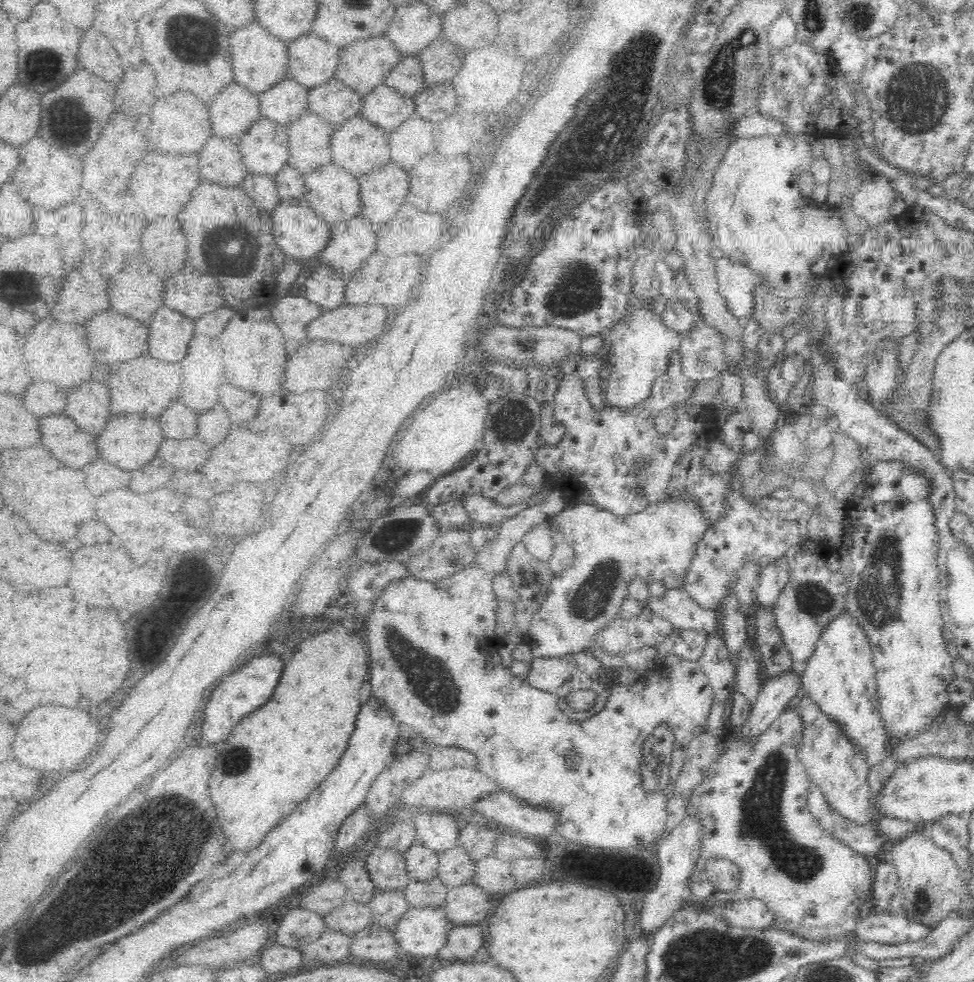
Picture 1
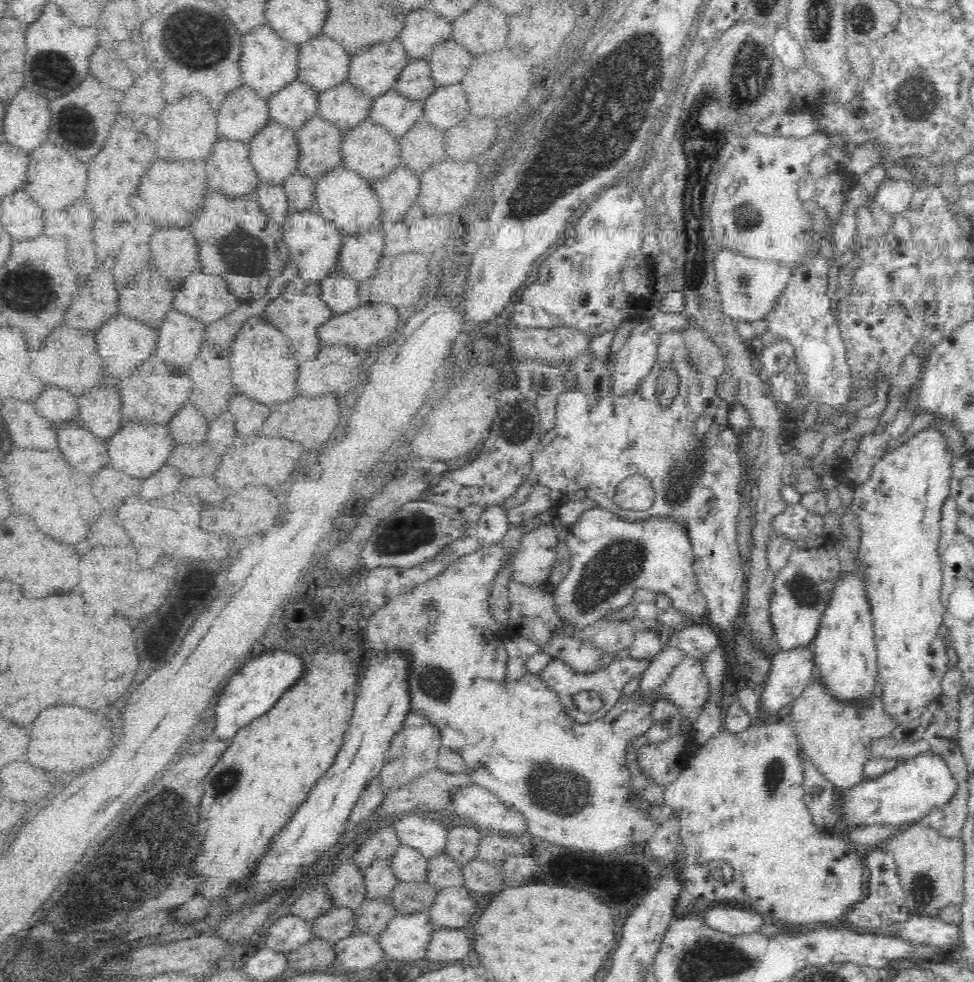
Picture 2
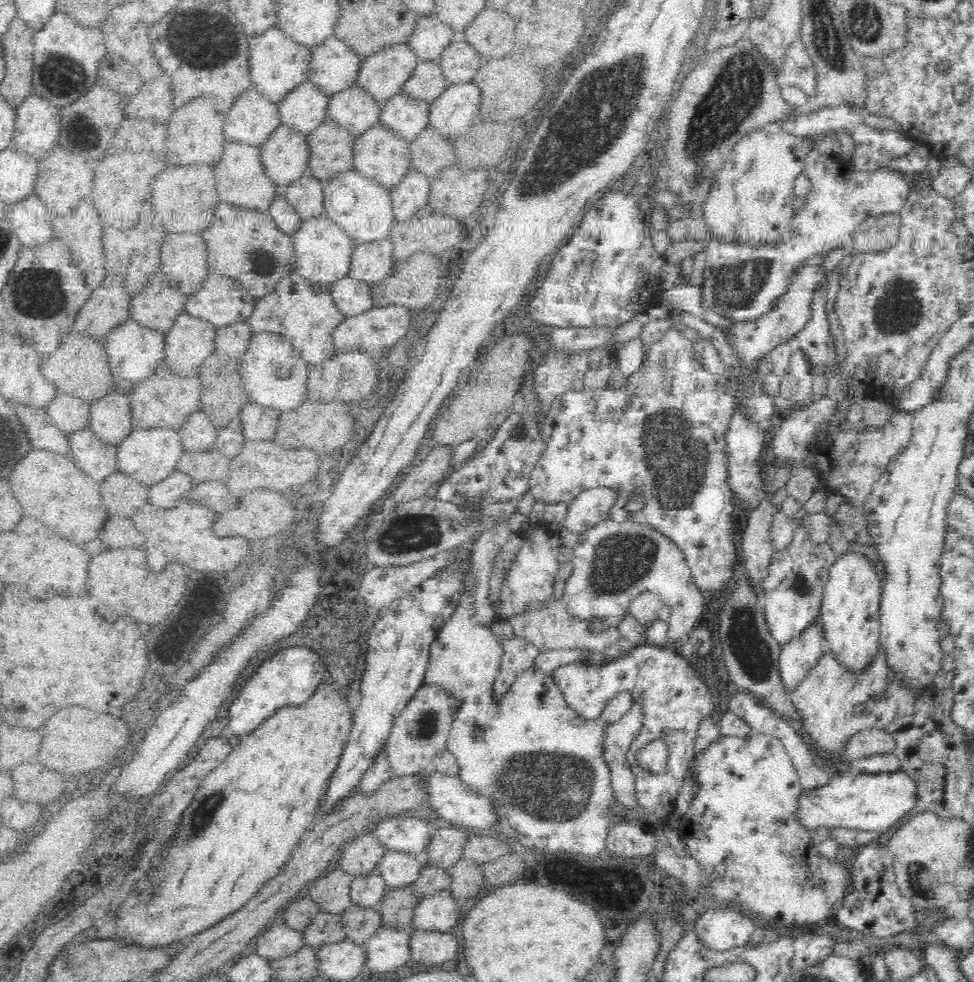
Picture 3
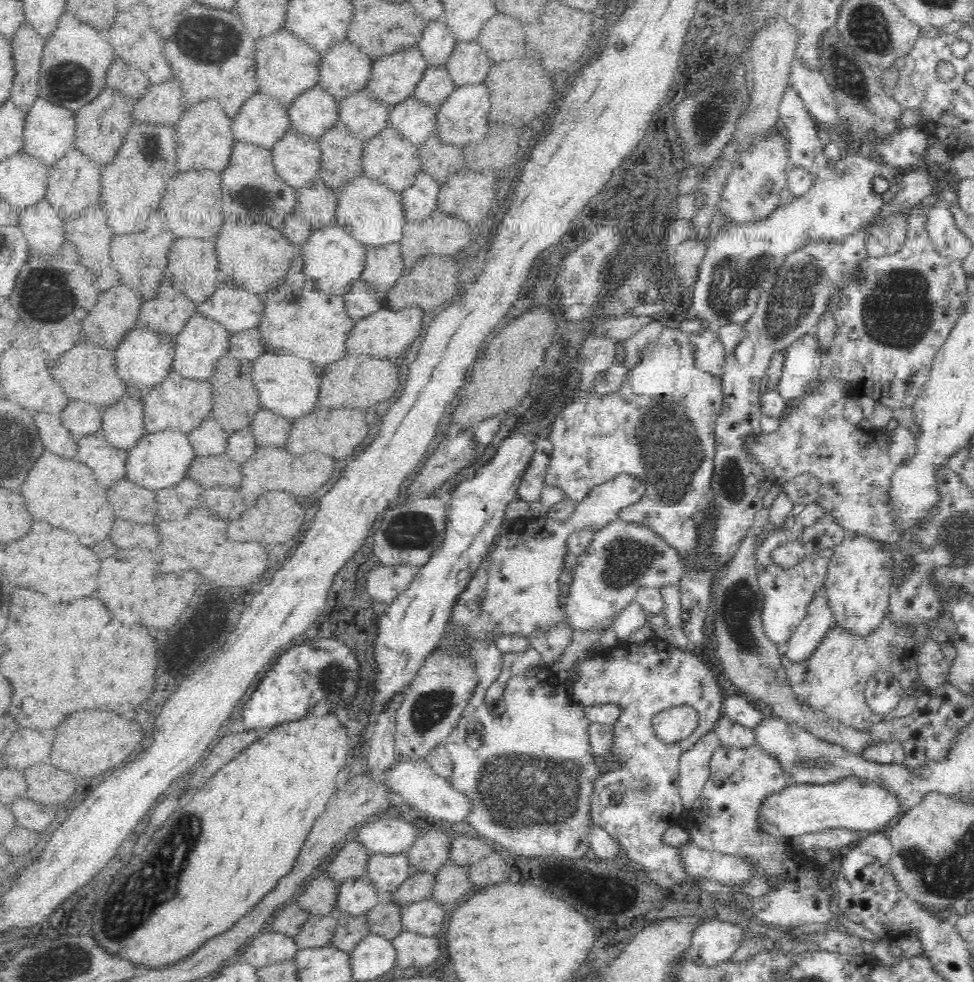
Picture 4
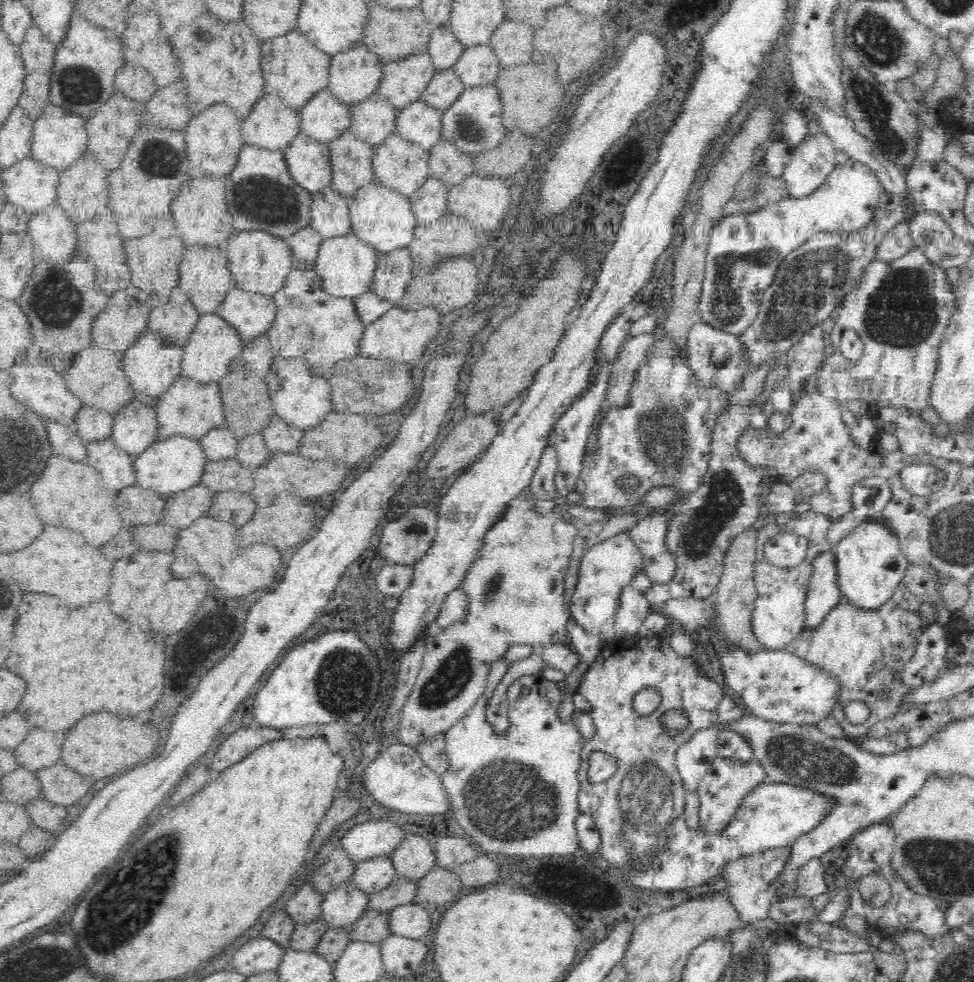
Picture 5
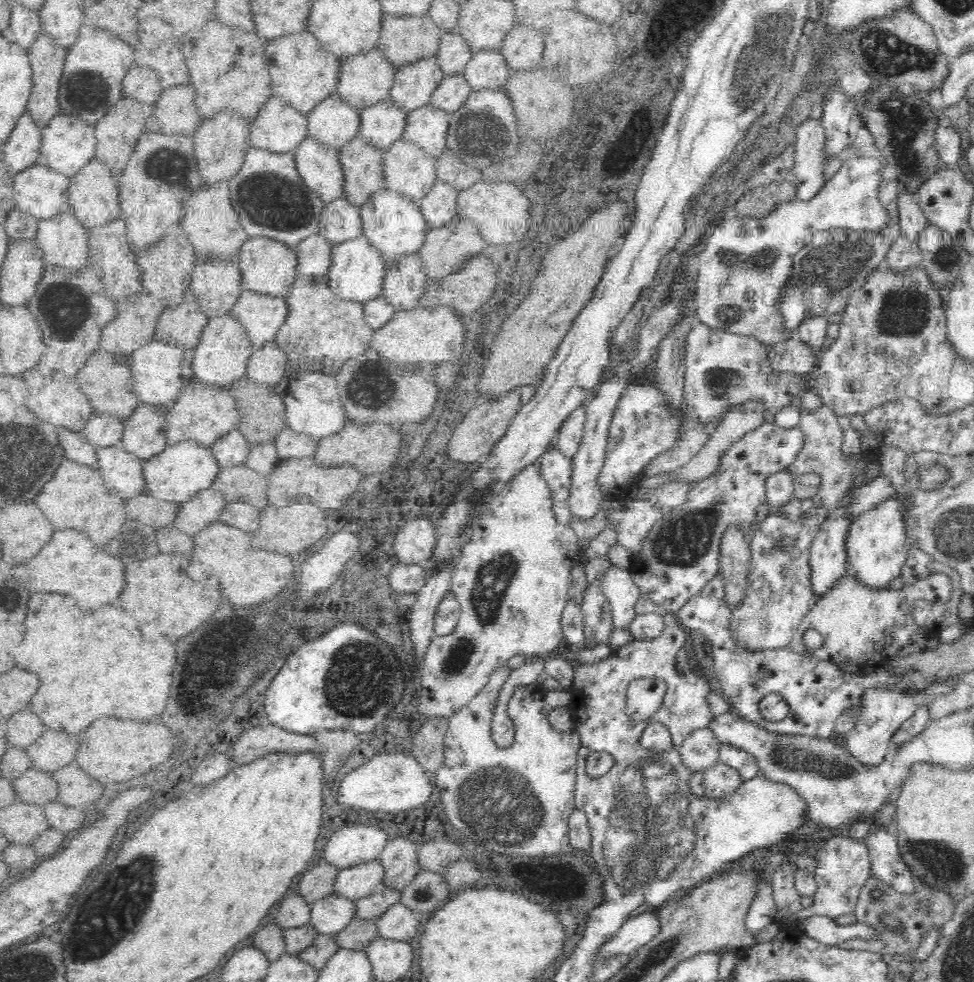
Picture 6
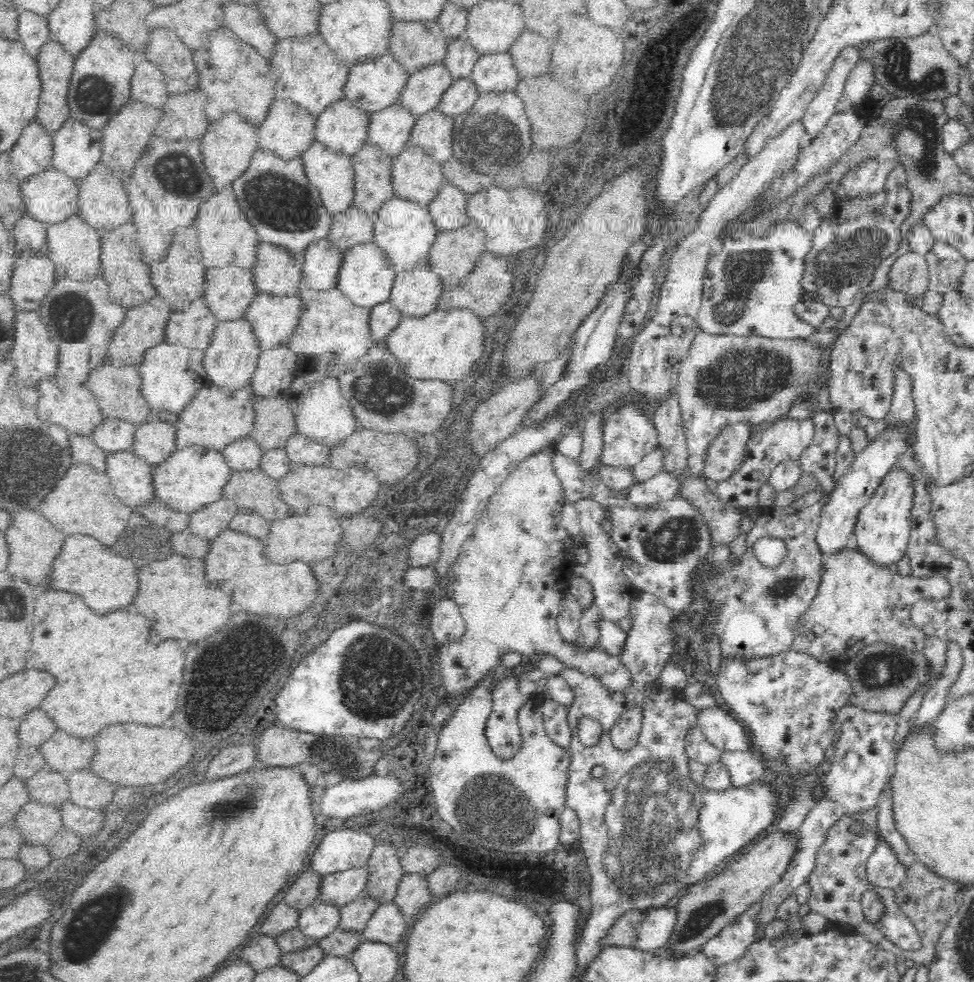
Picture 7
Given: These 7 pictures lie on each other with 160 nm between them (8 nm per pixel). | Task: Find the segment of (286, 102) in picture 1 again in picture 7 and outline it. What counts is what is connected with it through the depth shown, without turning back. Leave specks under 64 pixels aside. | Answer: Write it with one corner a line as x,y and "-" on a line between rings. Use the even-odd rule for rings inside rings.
342,98
315,117
315,141
350,157
368,142
369,114

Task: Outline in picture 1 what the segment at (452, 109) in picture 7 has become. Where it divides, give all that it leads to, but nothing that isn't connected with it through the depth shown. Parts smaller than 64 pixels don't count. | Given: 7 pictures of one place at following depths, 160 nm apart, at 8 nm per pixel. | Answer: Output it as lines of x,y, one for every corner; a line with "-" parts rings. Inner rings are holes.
402,55
400,60
385,74
384,84
395,88
401,95
413,97
424,84
418,58

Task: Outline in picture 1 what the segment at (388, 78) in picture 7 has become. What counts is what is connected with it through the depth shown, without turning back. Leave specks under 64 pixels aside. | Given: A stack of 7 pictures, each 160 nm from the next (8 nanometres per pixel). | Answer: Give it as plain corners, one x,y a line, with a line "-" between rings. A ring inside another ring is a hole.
306,34
287,41
288,77
309,88
334,77
339,55
330,42

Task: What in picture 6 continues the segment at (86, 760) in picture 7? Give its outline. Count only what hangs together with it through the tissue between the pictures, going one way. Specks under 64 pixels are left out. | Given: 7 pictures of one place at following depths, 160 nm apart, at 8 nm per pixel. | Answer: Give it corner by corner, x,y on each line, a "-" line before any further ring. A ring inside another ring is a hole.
57,731
42,732
36,744
30,746
34,750
32,752
26,750
25,755
36,768
52,774
59,768
74,762
78,744
80,744
80,738
69,734

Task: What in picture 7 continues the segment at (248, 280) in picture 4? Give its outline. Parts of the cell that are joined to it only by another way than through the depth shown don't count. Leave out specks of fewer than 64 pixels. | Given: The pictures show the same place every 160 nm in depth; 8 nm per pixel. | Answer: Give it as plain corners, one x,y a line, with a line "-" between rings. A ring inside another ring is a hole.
263,241
259,242
255,260
250,268
253,285
258,292
298,295
302,283
301,264
300,255
294,251

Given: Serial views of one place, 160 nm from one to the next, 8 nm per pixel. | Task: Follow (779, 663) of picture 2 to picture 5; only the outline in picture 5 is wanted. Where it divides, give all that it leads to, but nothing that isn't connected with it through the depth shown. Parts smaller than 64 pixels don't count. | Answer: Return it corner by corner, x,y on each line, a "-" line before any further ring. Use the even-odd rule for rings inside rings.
824,552
813,562
813,574
807,587
803,631
815,632
835,607
842,603
838,589
835,556

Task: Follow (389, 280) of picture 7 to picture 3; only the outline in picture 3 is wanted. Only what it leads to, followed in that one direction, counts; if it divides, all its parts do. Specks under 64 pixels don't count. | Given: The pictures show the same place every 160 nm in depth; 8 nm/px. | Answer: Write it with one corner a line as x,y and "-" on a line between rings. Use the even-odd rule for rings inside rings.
324,214
316,218
301,220
300,228
297,228
290,237
294,247
293,269
300,276
315,285
329,285
347,276
350,262
352,262
355,240
352,240
344,230
331,222

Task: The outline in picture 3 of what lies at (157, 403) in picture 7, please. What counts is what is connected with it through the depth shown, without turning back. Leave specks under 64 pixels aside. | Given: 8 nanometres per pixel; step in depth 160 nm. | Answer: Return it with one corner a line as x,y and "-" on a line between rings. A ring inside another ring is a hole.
128,318
120,326
116,326
114,330
108,332
108,336
104,340
104,348
108,352
108,362
110,362
112,374
118,376
120,380
126,380
126,382
120,382
125,387
126,384
130,384
128,380
142,380
144,376
148,376
154,370
156,362
162,360
162,356
164,356
162,354
164,352
164,336
162,336
162,332
144,328
138,322

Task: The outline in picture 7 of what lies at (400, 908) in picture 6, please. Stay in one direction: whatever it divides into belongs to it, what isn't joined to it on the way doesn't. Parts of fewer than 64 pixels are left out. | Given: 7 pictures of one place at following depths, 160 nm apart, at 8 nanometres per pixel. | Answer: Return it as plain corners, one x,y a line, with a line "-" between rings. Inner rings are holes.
394,901
381,903
362,930
365,940
395,945
408,934
404,912

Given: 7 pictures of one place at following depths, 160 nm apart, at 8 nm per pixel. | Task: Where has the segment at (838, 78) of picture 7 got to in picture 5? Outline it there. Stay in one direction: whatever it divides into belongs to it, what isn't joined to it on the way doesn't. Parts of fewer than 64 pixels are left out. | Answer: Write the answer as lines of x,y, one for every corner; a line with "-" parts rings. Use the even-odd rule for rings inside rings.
824,133
811,135
802,142
798,148
792,150
792,160
785,165
781,179
785,183
786,191
790,193
789,197
803,198
809,196
814,190
817,190
824,180
828,178
834,170
834,160
836,152
834,142

